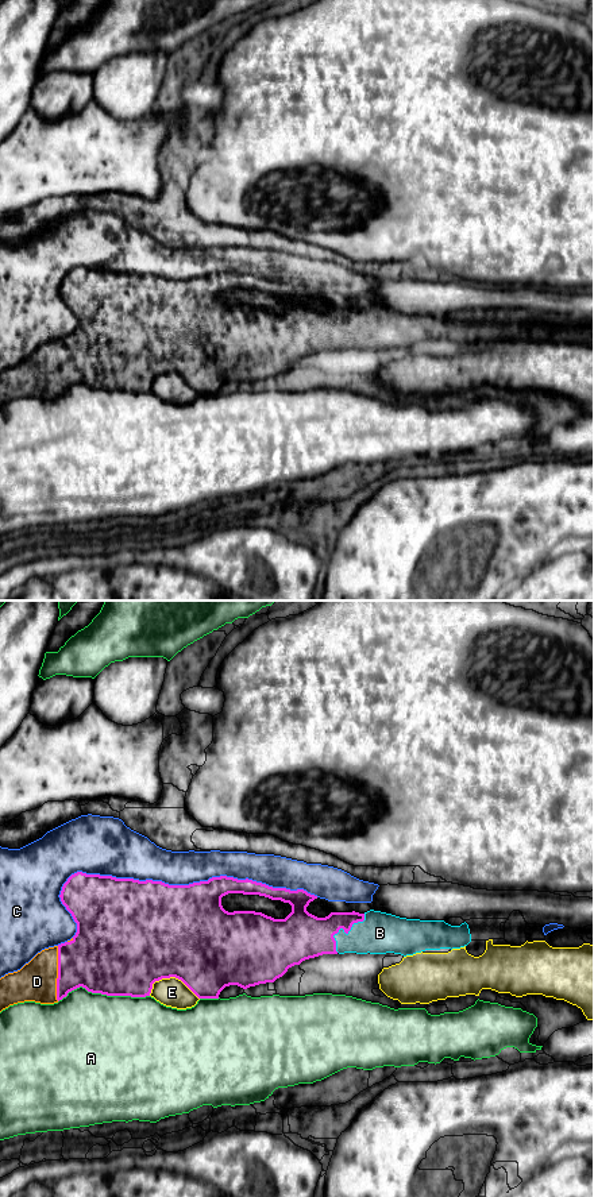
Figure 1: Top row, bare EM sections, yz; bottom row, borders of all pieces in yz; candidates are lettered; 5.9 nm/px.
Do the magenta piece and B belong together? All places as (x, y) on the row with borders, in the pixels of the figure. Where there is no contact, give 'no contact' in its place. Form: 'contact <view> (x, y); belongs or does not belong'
contact yz (343, 929); belongs

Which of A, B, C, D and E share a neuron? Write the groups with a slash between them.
A / B D / C / E

